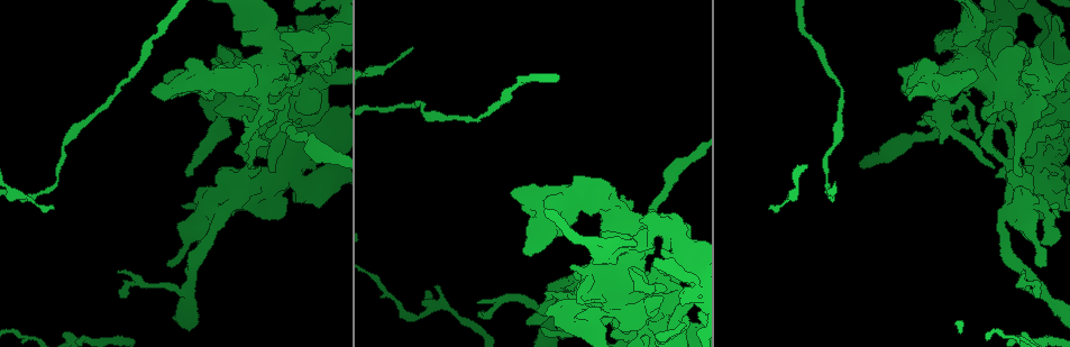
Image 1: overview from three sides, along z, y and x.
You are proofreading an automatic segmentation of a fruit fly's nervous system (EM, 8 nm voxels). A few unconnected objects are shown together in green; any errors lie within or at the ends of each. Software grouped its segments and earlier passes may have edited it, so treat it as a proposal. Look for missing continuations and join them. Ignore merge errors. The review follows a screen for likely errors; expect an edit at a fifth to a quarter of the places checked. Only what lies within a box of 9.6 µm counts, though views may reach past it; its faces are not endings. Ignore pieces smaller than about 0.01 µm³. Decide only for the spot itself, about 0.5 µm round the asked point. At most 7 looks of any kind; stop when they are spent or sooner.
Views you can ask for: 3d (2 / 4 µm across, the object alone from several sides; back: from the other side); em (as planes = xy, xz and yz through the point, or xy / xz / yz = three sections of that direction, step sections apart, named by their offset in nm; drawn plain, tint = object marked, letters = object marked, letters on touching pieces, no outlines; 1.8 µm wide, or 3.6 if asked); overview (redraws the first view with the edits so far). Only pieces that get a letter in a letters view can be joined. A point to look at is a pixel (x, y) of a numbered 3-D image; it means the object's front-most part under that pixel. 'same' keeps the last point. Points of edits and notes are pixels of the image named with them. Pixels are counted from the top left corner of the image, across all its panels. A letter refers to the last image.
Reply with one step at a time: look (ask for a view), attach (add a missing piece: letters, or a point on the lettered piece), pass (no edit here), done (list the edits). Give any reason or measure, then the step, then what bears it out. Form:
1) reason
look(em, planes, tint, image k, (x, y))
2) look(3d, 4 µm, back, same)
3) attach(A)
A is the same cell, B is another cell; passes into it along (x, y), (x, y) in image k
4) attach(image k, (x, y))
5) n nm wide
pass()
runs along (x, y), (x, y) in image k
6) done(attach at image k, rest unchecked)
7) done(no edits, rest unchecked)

branch stops here
look(3d, 2 µm, image 1, (1040, 201))

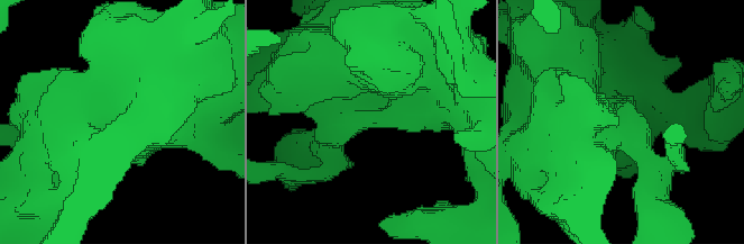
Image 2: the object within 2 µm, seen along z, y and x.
look(em, planes, letters, image 2, (400, 128))

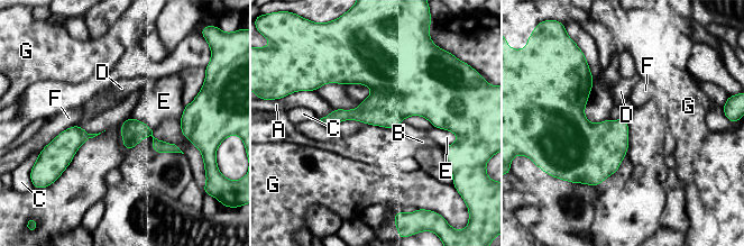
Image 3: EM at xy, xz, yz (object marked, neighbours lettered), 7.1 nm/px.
F touches over 260 nm
pass()
A, B, C, D, E, F and G are other cells; border along (361, 101), (351, 109), (333, 108) in image 3; none of them fits

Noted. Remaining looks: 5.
calibre changes
look(3d, 4 µm, image 1, (232, 108))

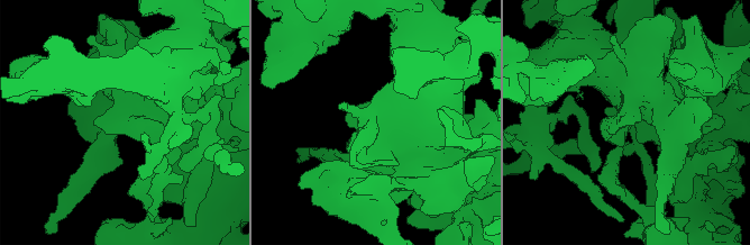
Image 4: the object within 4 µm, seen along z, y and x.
look(em, 3.6 µm, yz, step 16, tint, image 4, (619, 122))

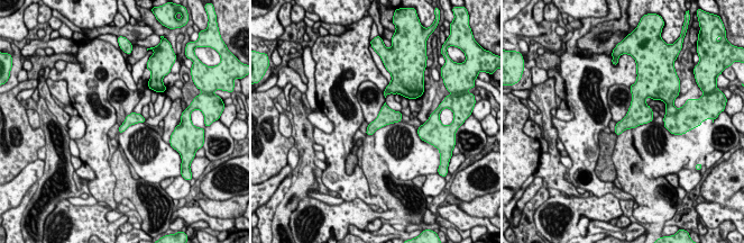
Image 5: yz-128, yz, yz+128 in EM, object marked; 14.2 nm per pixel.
what lies round it
look(em, 3.6 µm, yz, step 16, letters, same)

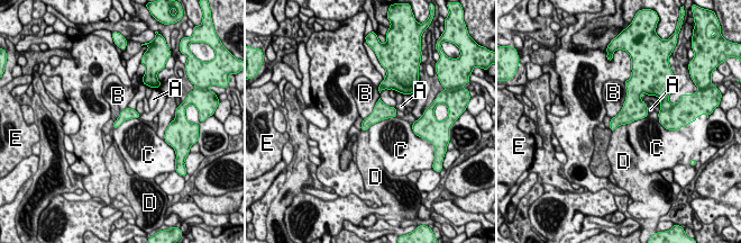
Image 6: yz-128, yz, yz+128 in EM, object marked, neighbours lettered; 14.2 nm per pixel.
pass()
A, B, C, D and E are other cells; border along (624, 82), (625, 100), (611, 118) in image 6; none of them fits

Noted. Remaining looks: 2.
branch stops here
look(3d, 4 µm, image 1, (53, 208))

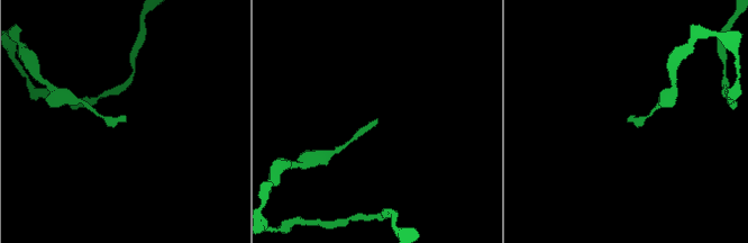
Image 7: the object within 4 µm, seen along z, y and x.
now the EM
look(em, xy, step 4, letters, image 7, (126, 117))

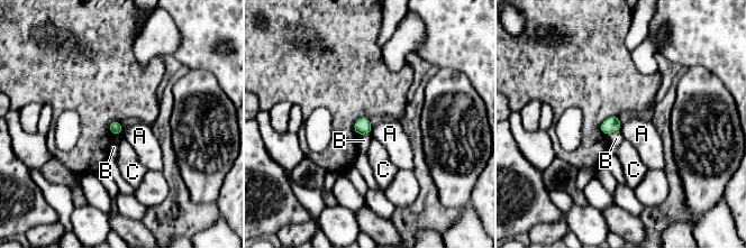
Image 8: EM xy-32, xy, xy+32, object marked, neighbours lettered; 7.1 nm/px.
pass()
A, B and C are other cells; border along (123, 127), (123, 131), (119, 135) in image 8; no lettered piece goes on from it

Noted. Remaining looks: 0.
done(no edits, rest unchecked)

